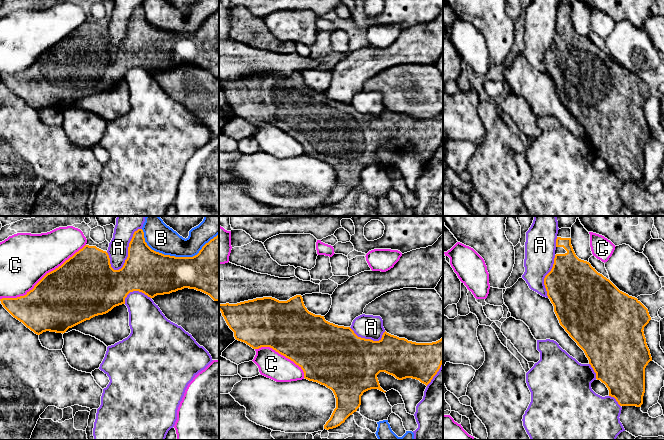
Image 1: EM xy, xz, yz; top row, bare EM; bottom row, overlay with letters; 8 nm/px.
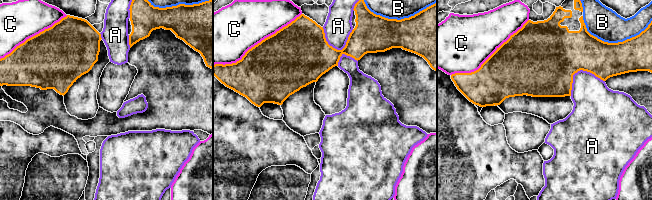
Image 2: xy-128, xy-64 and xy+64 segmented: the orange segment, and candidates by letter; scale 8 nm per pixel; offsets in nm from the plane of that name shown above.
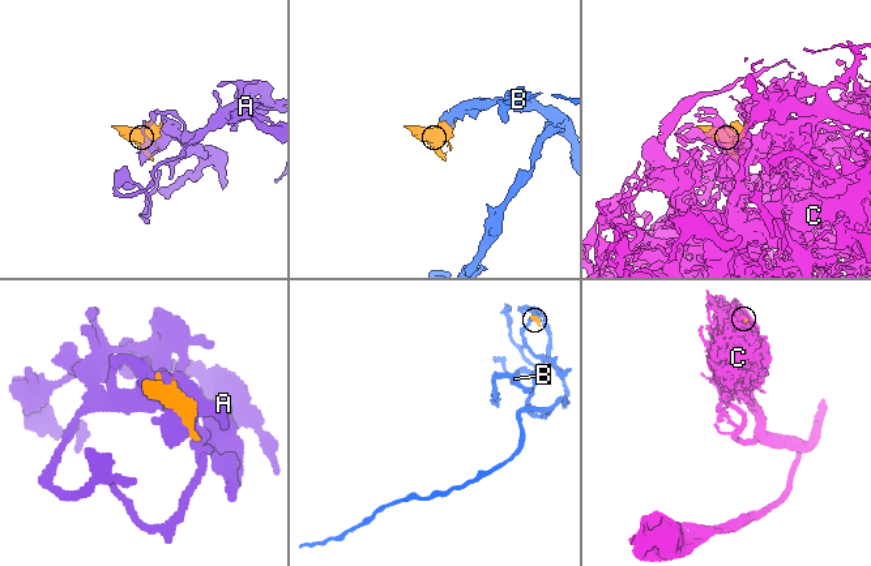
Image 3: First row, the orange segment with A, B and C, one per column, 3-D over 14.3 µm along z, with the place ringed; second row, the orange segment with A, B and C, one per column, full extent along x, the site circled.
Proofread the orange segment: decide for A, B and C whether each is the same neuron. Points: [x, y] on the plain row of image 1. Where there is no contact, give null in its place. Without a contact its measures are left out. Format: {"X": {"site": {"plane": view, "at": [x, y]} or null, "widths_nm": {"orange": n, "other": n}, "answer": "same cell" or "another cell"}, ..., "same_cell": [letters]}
{"A": {"site": {"plane": "xy", "at": [128, 26]}, "widths_nm": {"orange": 360, "other": 160}, "answer": "another cell"}, "B": {"site": {"plane": "xy", "at": [176, 33]}, "widths_nm": {"orange": 360, "other": 220}, "answer": "another cell"}, "C": {"site": {"plane": "xy", "at": [42, 54]}, "widths_nm": {"orange": 480, "other": 420}, "answer": "another cell"}, "same_cell": []}

